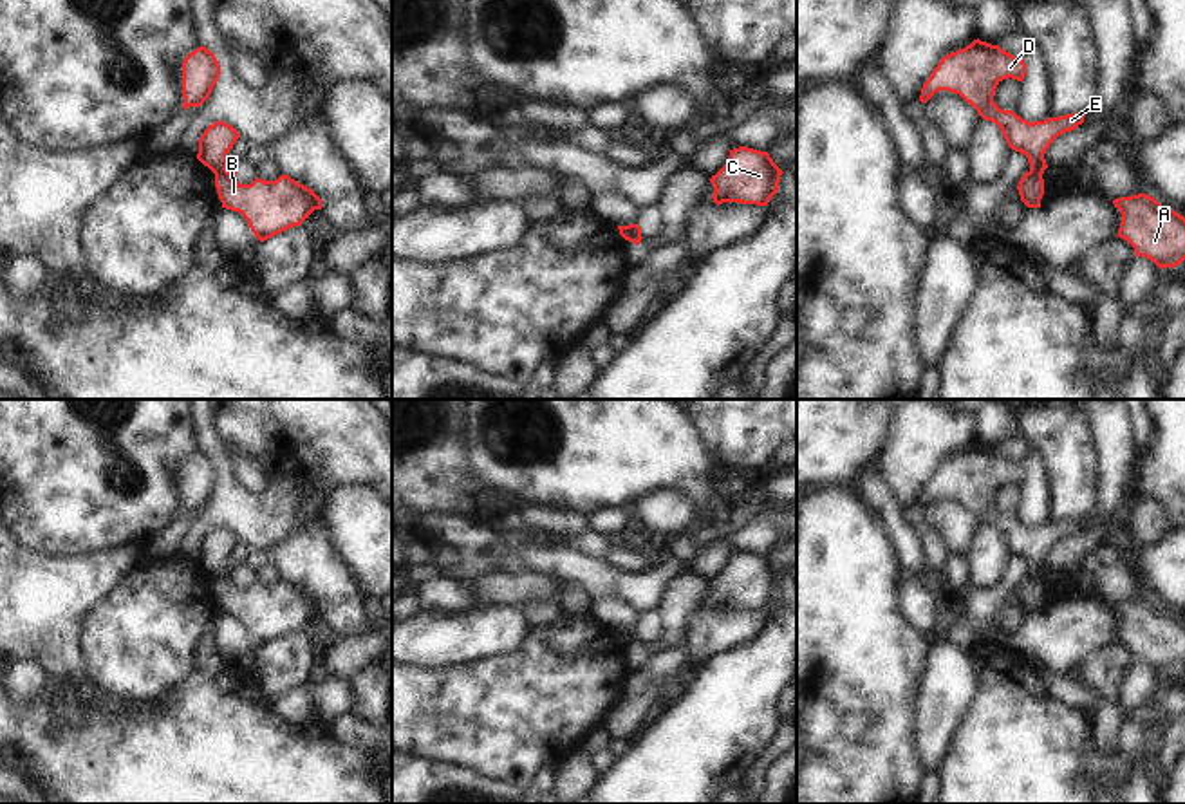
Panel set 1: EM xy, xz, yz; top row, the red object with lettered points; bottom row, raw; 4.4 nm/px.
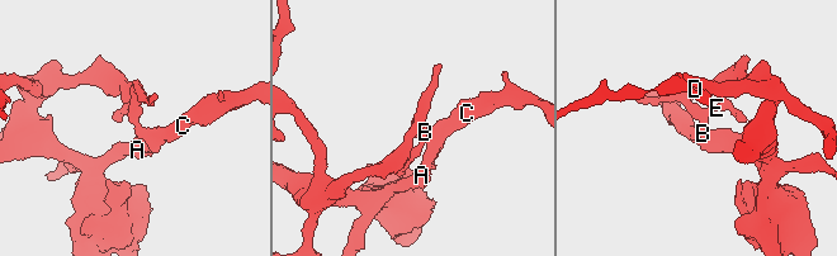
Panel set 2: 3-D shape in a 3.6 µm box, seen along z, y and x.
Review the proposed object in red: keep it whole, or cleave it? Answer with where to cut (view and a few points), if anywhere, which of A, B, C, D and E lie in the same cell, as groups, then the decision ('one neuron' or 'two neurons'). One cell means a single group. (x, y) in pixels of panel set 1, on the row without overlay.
cut in xy along (226, 575), (215, 580); A B C / D E; two neurons

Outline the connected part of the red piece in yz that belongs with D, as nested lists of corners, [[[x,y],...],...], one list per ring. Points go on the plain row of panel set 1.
[[[977,443],[965,453],[941,463],[923,488],[919,506],[927,508],[939,495],[959,499],[983,524],[1001,533],[1012,555],[1028,562],[1031,578],[1042,580],[1048,573],[1044,558],[1050,549],[1059,540],[1078,533],[1086,519],[1077,517],[1030,528],[1013,515],[999,513],[994,506],[997,490],[1008,482],[1022,486],[1024,481],[1024,464]]]

